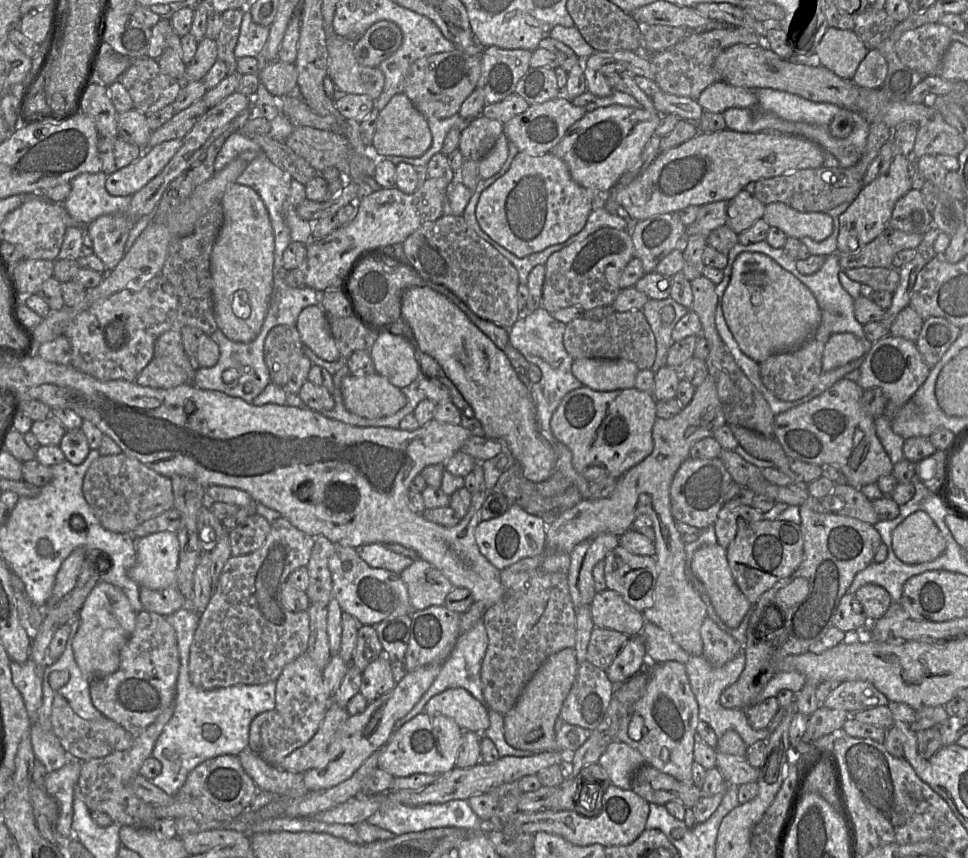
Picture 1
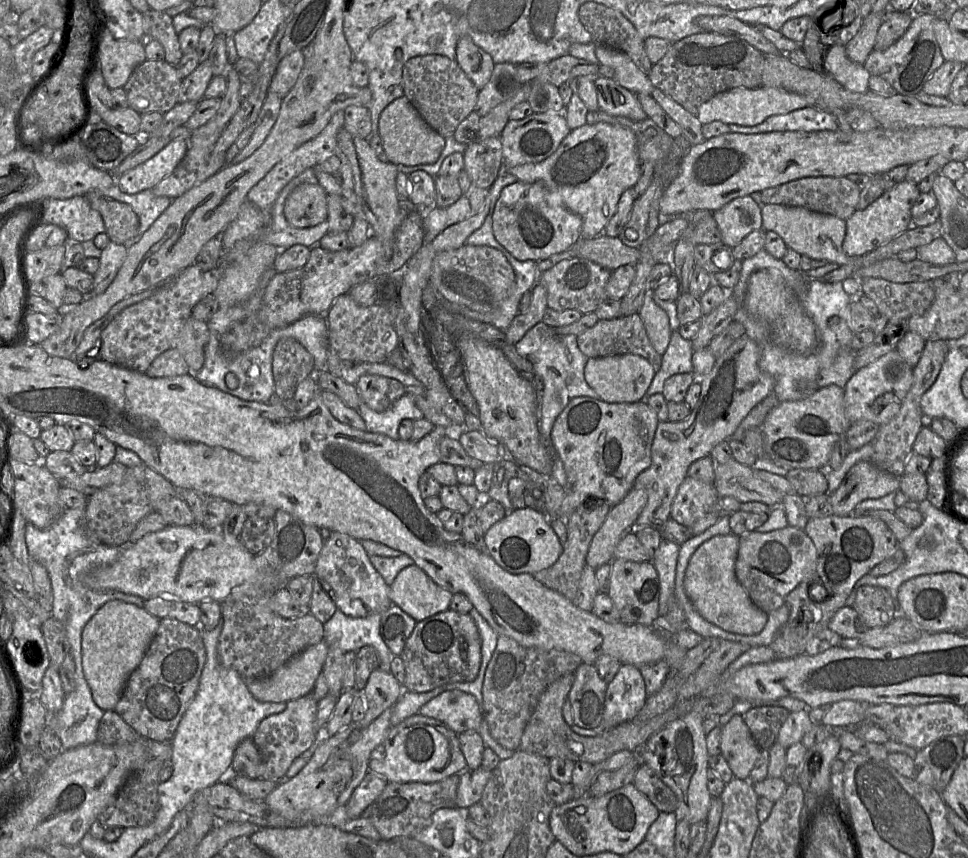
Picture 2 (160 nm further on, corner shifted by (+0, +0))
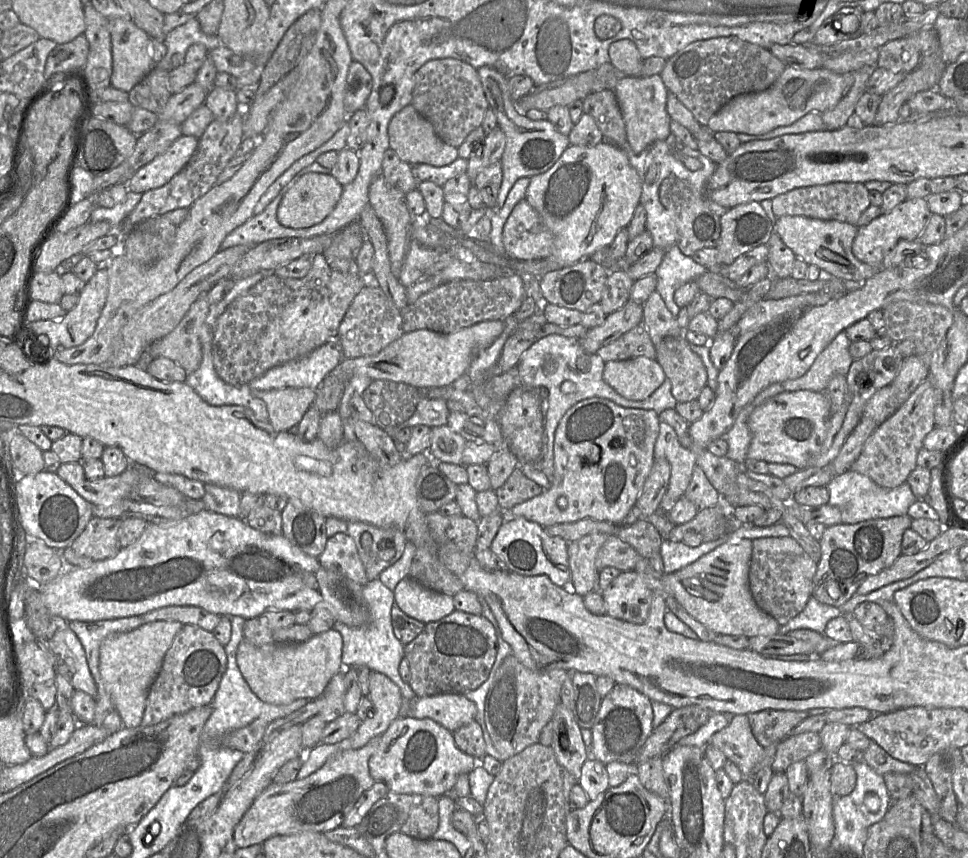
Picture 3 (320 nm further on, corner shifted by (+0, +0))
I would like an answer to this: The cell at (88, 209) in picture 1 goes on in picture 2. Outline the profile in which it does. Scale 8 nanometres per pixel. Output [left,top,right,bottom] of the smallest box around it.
[100,183,173,238]

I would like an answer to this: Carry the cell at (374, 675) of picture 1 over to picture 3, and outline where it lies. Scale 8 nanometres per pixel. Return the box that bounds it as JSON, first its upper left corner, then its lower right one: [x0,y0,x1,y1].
[342,672,403,749]

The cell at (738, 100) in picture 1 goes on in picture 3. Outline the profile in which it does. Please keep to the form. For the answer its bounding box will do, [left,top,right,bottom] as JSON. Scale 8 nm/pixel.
[706,65,844,134]

